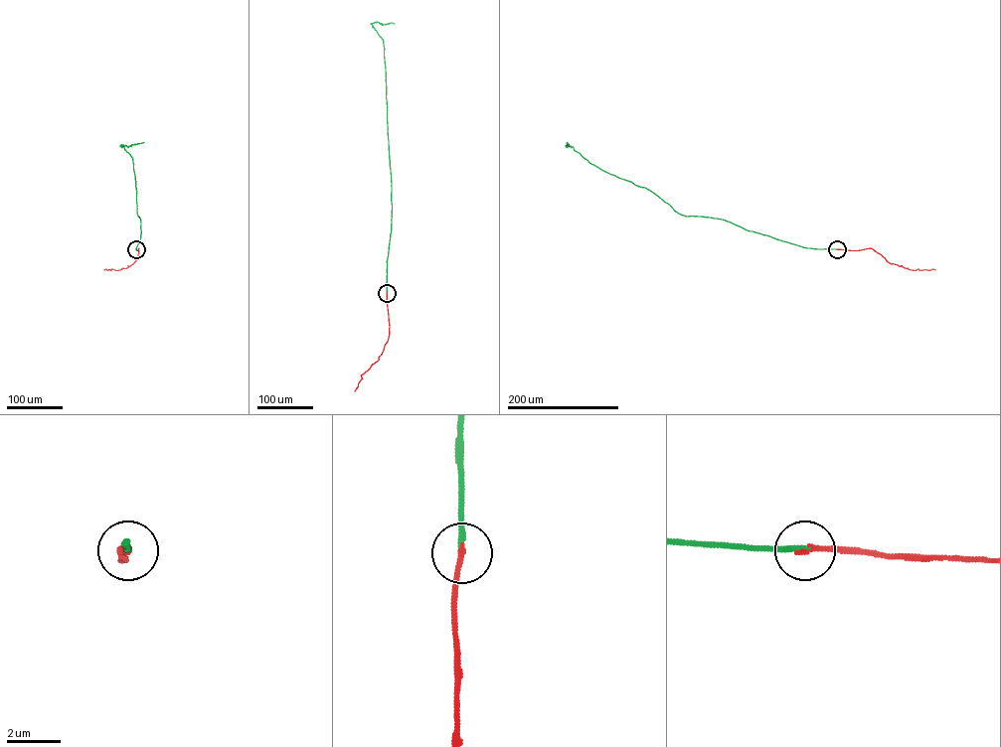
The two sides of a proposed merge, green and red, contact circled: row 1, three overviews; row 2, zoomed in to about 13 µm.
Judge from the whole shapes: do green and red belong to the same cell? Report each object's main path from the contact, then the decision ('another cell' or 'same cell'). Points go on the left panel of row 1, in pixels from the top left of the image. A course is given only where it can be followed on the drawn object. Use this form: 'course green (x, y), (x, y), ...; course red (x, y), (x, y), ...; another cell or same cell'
course green (136, 249), (141, 230), (133, 163), (120, 145), (143, 142); course red (136, 249), (138, 248), (137, 257), (129, 266), (118, 270), (104, 269); same cell

